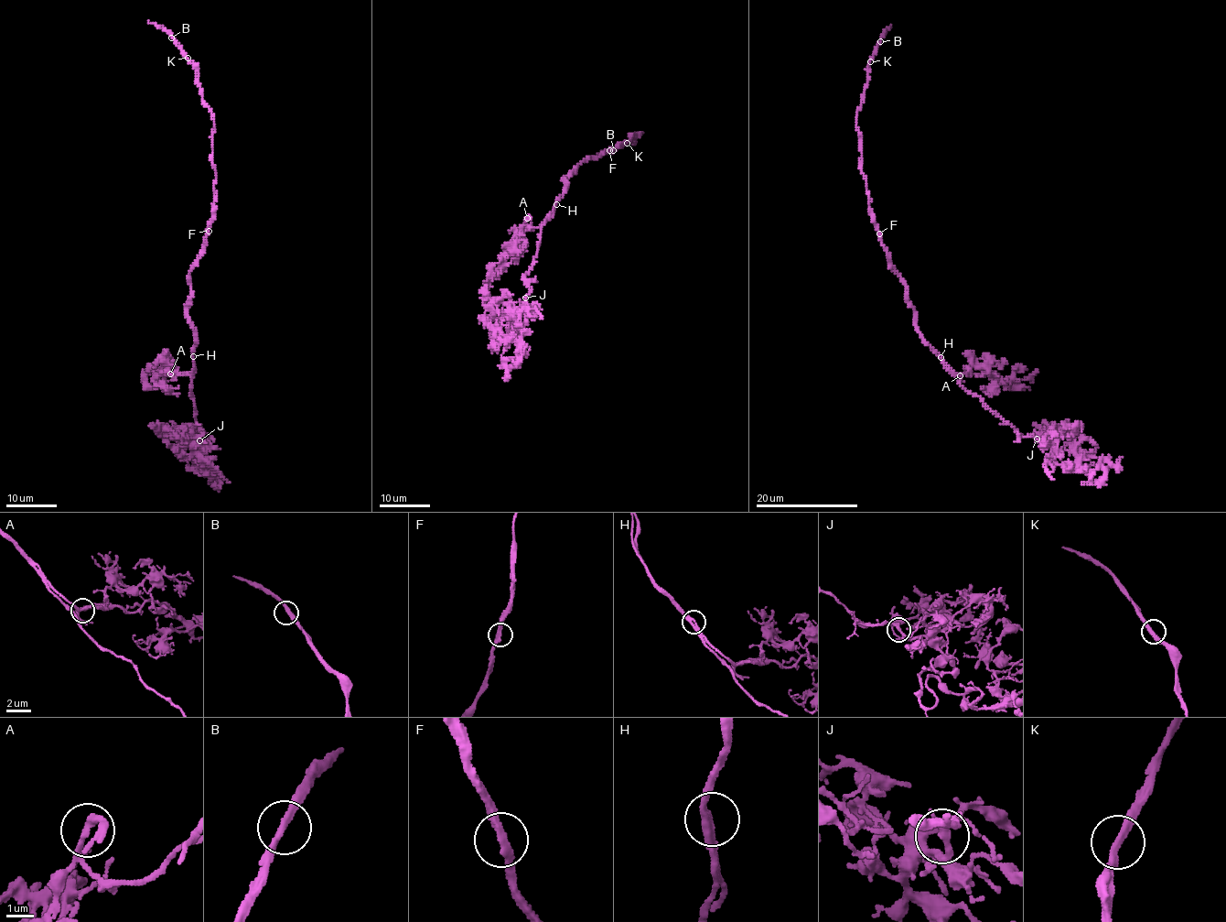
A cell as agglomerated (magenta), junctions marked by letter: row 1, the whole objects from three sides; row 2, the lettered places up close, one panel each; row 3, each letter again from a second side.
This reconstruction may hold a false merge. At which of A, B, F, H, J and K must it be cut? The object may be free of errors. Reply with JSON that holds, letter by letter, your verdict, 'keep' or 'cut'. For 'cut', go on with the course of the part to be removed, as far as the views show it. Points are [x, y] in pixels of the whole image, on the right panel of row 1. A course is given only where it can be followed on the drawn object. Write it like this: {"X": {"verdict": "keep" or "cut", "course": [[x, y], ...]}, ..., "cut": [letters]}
{"A": {"verdict": "keep"}, "B": {"verdict": "keep"}, "F": {"verdict": "keep"}, "H": {"verdict": "keep"}, "J": {"verdict": "keep"}, "K": {"verdict": "keep"}, "cut": []}

